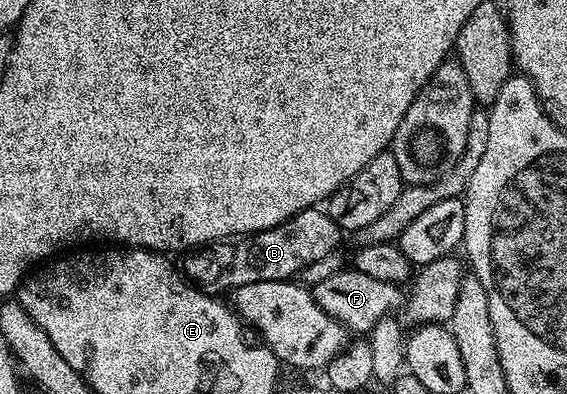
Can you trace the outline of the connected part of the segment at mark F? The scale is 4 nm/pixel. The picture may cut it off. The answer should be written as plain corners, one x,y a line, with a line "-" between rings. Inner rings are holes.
343,267
337,273
332,273
327,279
323,279
323,283
312,286
311,292
315,303
319,303
319,307
323,307
323,311
327,311
327,315
331,315
331,319
335,319
340,325
353,335
367,335
375,327
375,323
379,323
379,319
396,314
403,305
403,289
396,281
384,281
383,279
371,279
371,275
363,275
363,271
352,267

